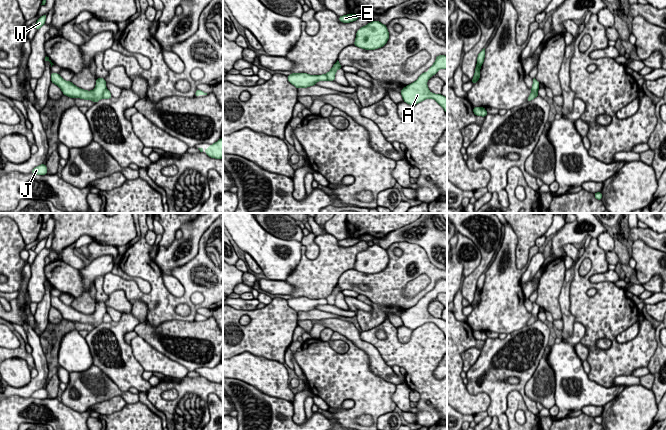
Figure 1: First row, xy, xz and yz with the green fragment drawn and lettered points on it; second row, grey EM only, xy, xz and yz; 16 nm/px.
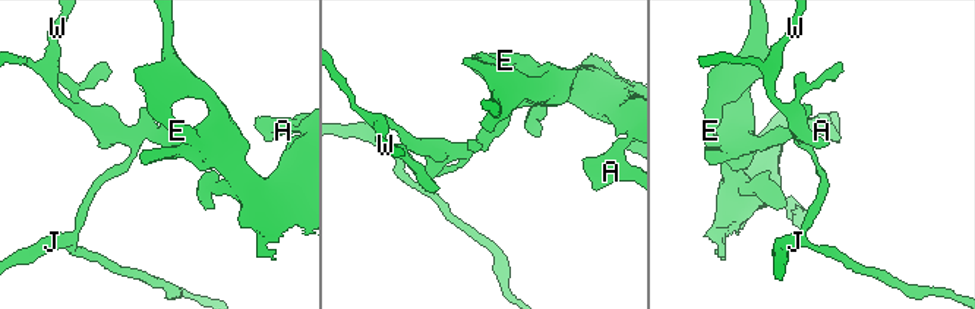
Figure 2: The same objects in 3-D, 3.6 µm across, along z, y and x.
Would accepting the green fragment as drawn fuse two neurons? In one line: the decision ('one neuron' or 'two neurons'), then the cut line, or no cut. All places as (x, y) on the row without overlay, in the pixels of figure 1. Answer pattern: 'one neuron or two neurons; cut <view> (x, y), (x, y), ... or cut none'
two neurons; cut xy (105, 312), (101, 321)

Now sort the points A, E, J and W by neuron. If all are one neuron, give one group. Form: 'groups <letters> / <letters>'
groups A E / J W

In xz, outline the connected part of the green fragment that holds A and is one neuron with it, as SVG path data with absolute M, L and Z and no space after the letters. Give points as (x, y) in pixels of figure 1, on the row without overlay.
M438 279L434 288L428 293L428 296L422 297L415 306L406 309L406 311L401 314L400 317L403 325L411 330L415 330L423 324L431 322L434 323L447 338L447 321L441 318L431 317L427 310L427 305L433 299L437 298L439 293L447 294L447 280Z

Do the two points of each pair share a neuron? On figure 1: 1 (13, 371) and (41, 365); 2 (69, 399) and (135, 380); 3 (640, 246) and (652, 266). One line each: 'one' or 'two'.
1: two
2: two
3: one

